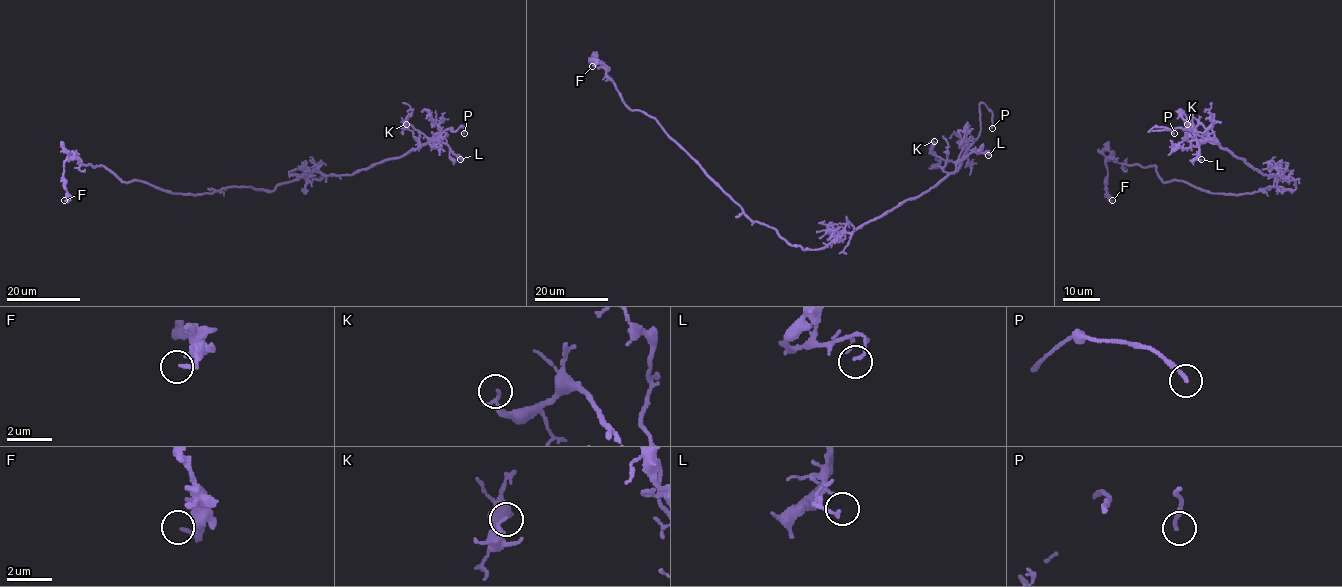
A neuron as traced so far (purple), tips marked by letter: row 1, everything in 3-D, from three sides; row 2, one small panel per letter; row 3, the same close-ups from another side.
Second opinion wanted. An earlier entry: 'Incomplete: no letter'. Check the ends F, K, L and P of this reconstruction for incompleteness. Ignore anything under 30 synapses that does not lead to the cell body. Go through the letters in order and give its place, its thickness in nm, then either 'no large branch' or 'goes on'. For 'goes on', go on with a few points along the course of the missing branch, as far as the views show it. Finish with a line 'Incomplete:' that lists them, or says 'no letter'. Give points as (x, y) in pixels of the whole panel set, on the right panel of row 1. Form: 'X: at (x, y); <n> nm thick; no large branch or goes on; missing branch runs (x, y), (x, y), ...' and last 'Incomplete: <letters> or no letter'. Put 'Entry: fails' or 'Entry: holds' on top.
Entry: fails
F: at (1112, 200); 150 nm thick; no large branch
K: at (1187, 124); 80 nm thick; no large branch
L: at (1201, 159); 130 nm thick; no large branch
P: at (1174, 133); 160 nm thick; goes on; missing branch runs (1174, 133), (1193, 149), (1195, 165)
Incomplete: P

